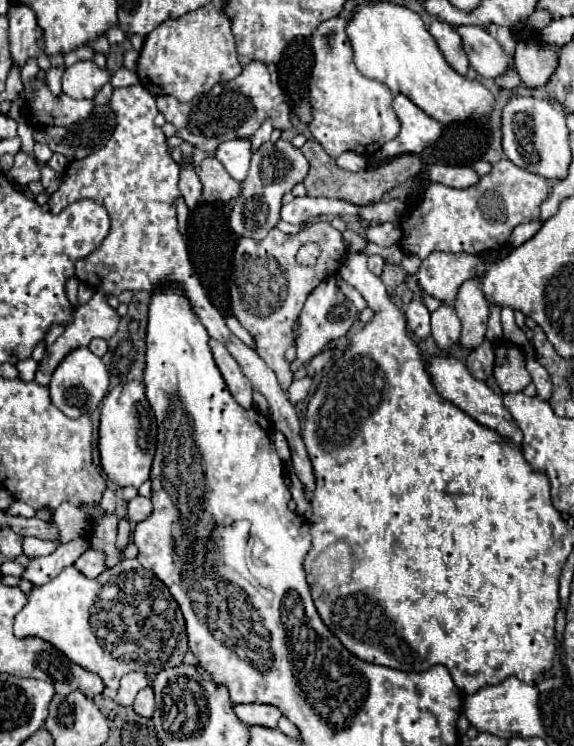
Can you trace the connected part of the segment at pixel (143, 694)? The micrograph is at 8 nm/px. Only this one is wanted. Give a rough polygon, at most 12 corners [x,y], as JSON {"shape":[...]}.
{"shape":[[153,689],[139,691],[133,711],[151,717],[155,707]]}

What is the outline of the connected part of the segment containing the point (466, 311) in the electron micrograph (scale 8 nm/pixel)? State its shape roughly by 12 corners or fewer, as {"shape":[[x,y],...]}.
{"shape":[[481,275],[465,281],[453,301],[459,343],[475,349],[485,339],[489,301]]}

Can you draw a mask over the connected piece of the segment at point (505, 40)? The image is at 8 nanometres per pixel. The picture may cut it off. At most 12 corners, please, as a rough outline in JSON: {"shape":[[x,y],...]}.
{"shape":[[490,24],[486,28],[498,43],[514,55],[515,39],[508,27]]}

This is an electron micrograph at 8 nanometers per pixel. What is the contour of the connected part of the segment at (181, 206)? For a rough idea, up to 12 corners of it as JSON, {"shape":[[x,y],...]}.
{"shape":[[179,197],[177,205],[177,219],[179,231],[185,233],[189,209],[183,197]]}

